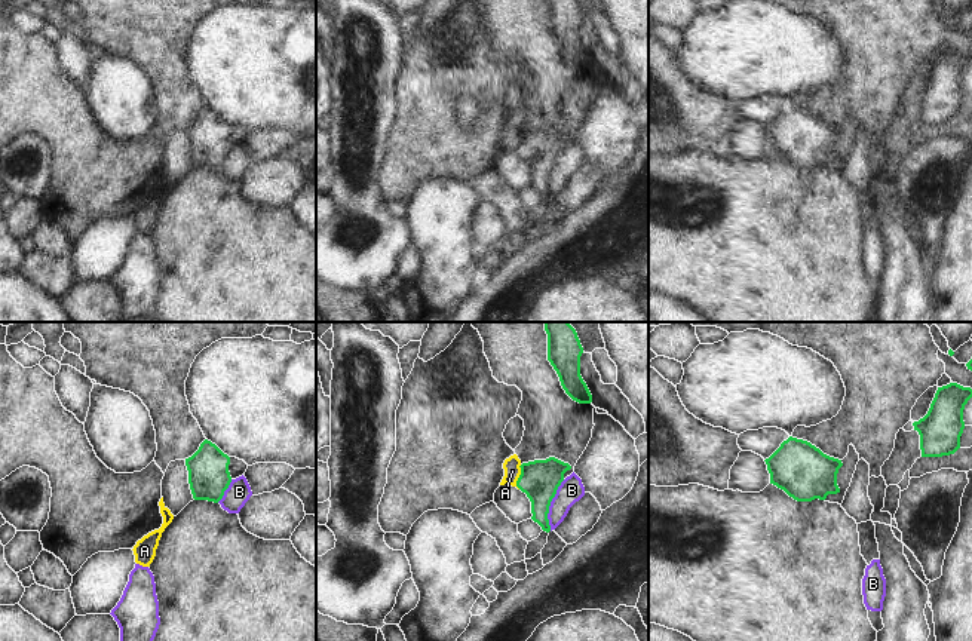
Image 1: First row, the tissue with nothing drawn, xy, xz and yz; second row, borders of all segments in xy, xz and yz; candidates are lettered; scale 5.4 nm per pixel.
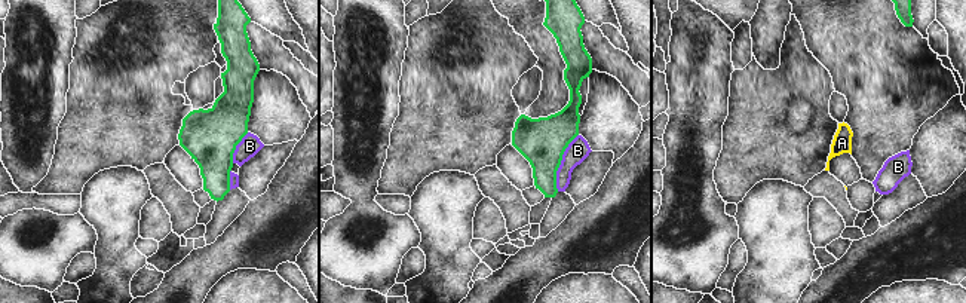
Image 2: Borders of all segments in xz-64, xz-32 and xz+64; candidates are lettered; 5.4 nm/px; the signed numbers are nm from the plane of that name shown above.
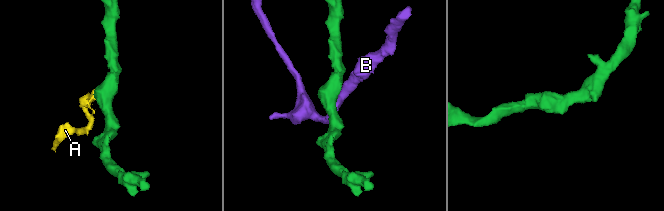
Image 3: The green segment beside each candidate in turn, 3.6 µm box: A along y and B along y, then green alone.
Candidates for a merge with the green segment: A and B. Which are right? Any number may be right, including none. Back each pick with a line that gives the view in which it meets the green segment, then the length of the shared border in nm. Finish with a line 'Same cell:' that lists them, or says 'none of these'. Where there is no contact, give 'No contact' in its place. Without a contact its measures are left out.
Same cell: none of these

